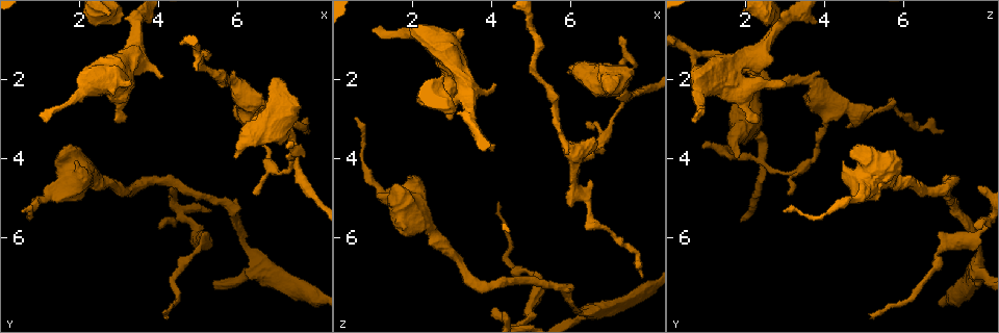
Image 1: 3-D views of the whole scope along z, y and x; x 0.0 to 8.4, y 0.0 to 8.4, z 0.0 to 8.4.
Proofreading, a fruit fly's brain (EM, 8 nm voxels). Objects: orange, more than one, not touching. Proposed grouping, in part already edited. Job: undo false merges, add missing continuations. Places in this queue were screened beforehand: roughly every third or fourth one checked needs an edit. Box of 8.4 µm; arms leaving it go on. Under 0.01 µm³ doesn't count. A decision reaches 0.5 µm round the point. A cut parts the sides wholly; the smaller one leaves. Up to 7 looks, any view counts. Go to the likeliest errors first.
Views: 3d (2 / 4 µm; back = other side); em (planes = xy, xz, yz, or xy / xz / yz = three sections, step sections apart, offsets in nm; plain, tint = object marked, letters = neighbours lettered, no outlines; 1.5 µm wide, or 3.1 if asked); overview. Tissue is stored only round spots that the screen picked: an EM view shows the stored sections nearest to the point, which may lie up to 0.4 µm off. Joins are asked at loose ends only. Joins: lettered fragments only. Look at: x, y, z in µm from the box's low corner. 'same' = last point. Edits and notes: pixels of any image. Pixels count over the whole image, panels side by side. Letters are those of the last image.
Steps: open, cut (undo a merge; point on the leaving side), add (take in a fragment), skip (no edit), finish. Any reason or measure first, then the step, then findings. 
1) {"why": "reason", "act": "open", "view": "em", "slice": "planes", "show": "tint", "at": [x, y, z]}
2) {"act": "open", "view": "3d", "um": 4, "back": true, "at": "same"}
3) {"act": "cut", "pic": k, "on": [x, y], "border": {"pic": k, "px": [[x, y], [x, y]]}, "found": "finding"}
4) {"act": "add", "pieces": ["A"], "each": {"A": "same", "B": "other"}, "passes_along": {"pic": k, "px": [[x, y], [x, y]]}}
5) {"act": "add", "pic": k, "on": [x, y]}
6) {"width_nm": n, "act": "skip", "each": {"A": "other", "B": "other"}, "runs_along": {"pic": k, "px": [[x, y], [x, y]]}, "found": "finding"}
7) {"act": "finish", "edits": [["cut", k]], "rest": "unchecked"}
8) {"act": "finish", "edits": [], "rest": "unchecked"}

{"why": "abrupt turn", "act": "open", "view": "3d", "um": 4, "at": [7.45, 4.10, 2.45]}

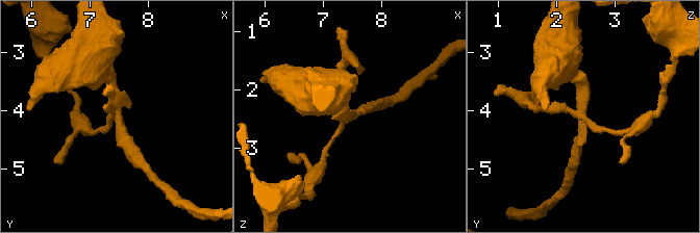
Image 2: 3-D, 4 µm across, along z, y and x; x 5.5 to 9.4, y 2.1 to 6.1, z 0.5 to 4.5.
{"arms": 4, "why": "now the EM", "act": "open", "view": "em", "slice": "planes", "show": "tint", "at": [7.40, 4.05, 2.45]}

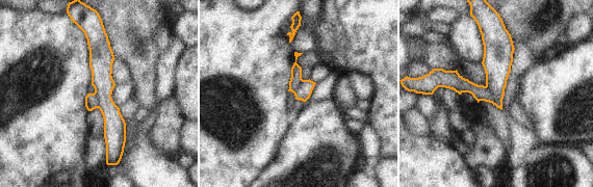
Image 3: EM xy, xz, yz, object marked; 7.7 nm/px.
{"act": "open", "view": "em", "slice": "planes", "show": "letters", "at": "same"}

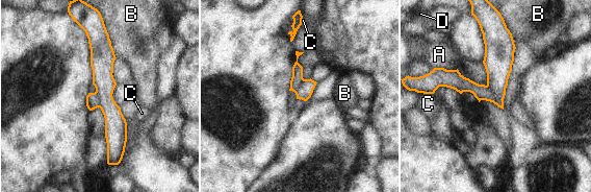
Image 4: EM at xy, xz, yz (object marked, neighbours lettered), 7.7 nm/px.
{"act": "cut", "pic": 4, "on": [481, 92], "each": {"A": "other", "B": "other", "C": "other", "D": "other"}, "part_leaving": {"pic": 4, "px": [[441, 71], [492, 99]]}, "found": "two neurons meet here"}

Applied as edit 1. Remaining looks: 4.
{"why": "long arm stops here", "act": "open", "view": "3d", "um": 4, "back": true, "at": [4.15, 8.00, 5.10]}

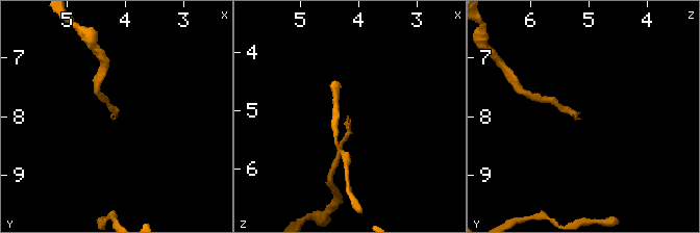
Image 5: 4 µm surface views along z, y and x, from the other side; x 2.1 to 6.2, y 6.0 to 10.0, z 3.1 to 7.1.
{"why": "now the EM", "act": "open", "view": "em", "slice": "yz", "step": 4, "show": "tint", "at": [4.20, 8.00, 5.15]}

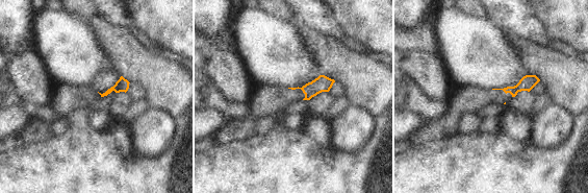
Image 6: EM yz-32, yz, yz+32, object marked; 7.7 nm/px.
{"why": "cut it another way", "act": "open", "view": "em", "slice": "planes", "show": "letters", "at": "same"}

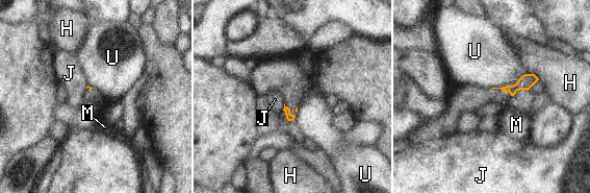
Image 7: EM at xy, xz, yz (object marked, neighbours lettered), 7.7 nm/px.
{"longest_contact_nm": ["U", 300], "act": "skip", "each": {"H": "other", "J": "other", "M": "other", "U": "other"}, "found": "no lettered fragment goes on from it"}

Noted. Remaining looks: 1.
{"why": "an open end", "act": "open", "view": "em", "slice": "planes", "show": "letters", "at": [4.35, 4.70, 7.95]}

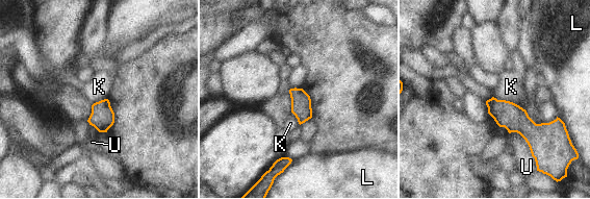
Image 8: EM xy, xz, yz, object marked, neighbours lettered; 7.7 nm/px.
{"act": "skip", "each": {"K": "other", "L": "other", "U": "other"}, "border": {"pic": 8, "px": [[493, 97], [512, 101], [524, 109]]}, "found": "none of them fits"}

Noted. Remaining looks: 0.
{"act": "finish", "edits": [["cut", 4]], "rest": "unchecked"}

